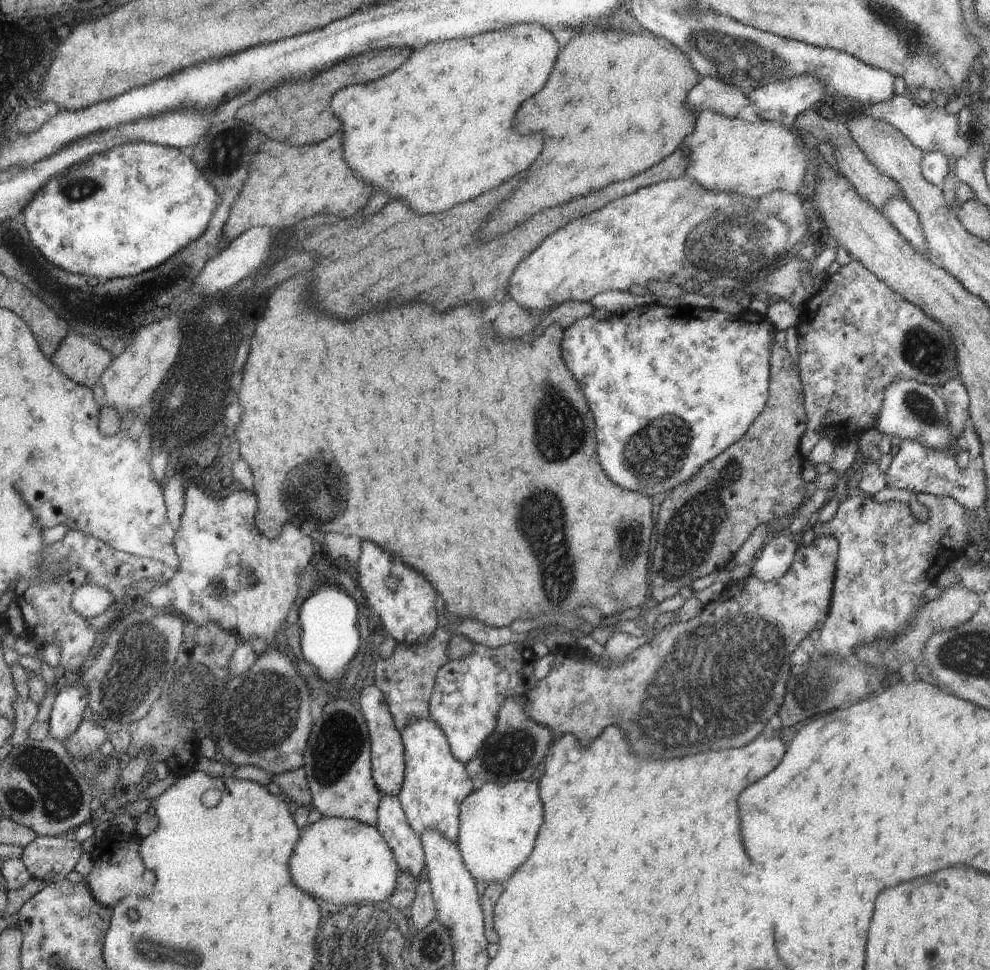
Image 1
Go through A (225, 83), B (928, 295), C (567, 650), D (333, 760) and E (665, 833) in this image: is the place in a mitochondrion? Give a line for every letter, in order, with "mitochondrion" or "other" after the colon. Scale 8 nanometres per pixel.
A: other
B: other
C: other
D: mitochondrion
E: other

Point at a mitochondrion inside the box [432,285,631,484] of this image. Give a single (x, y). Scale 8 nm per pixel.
(562, 433)

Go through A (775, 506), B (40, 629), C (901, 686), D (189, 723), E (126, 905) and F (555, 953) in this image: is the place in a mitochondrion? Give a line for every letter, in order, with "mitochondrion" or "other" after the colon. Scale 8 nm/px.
A: other
B: other
C: other
D: mitochondrion
E: other
F: other

